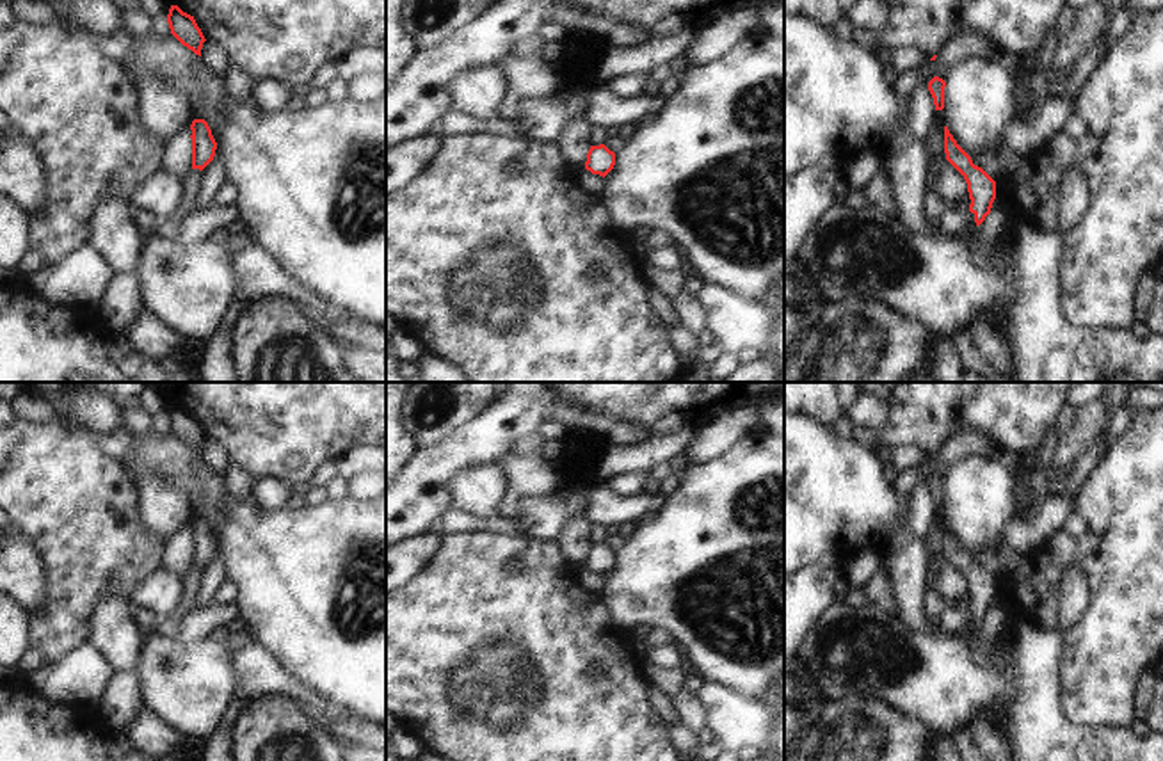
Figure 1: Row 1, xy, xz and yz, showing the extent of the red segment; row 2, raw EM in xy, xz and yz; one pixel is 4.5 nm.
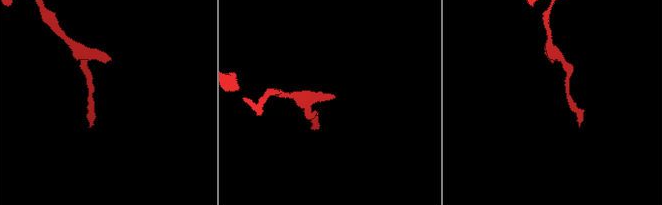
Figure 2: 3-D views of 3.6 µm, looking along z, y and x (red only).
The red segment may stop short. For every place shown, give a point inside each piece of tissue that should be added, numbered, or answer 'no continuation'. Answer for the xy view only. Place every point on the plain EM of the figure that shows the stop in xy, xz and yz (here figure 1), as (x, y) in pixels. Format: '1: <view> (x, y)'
no continuation

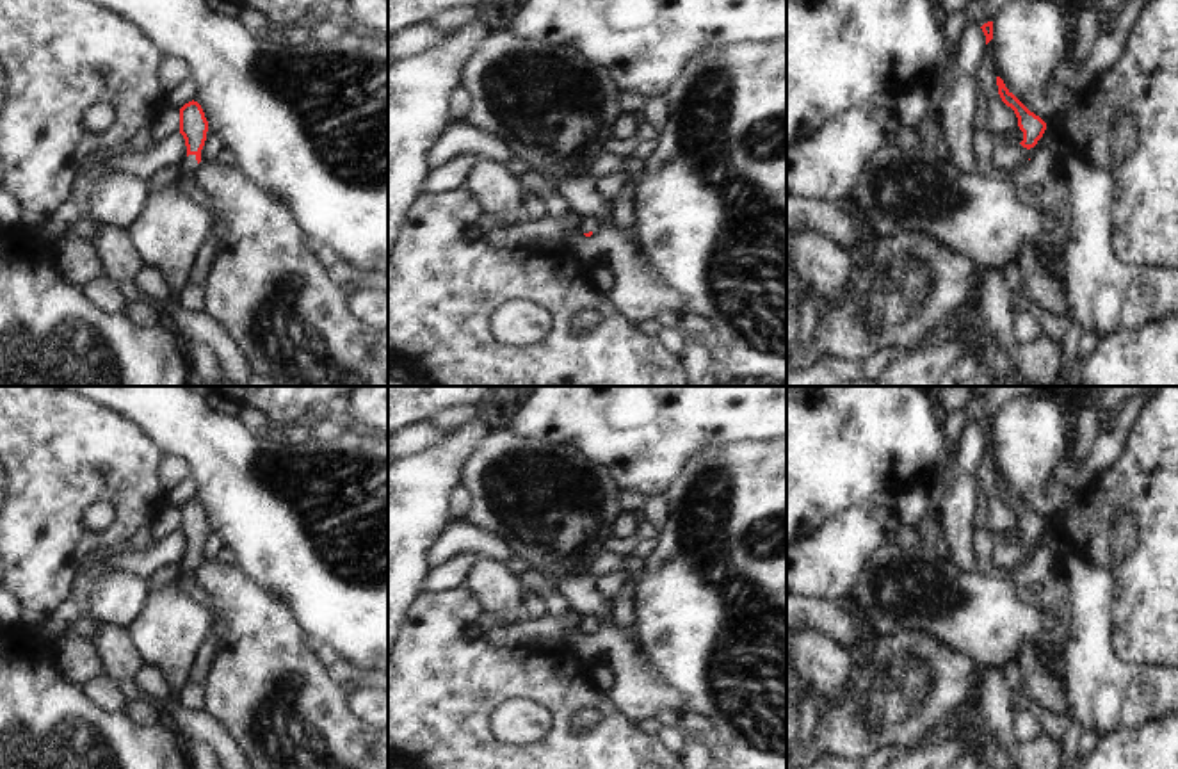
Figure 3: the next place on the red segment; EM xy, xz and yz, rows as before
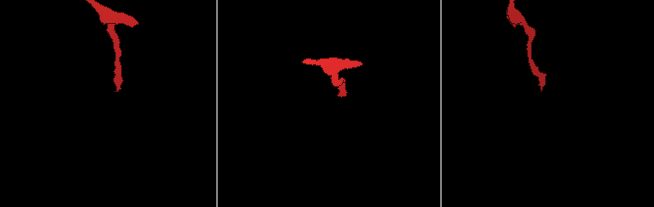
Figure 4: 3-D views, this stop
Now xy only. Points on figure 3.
1: xy (168, 631)

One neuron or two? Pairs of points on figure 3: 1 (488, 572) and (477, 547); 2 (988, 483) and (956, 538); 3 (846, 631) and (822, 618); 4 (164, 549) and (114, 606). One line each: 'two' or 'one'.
1: two
2: two
3: one
4: two

